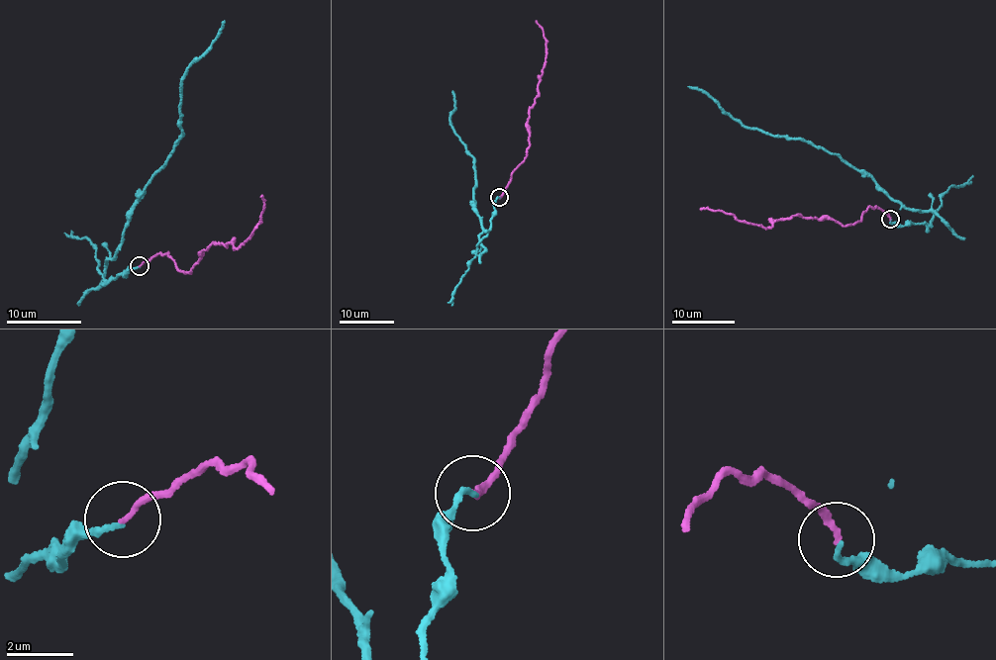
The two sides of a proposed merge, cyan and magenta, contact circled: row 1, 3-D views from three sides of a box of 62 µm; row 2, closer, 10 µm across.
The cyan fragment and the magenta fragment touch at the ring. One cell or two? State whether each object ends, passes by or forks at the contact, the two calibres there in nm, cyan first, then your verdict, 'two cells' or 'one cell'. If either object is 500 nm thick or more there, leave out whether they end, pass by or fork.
cyan ends | magenta ends | 170/190 nm | one cell

